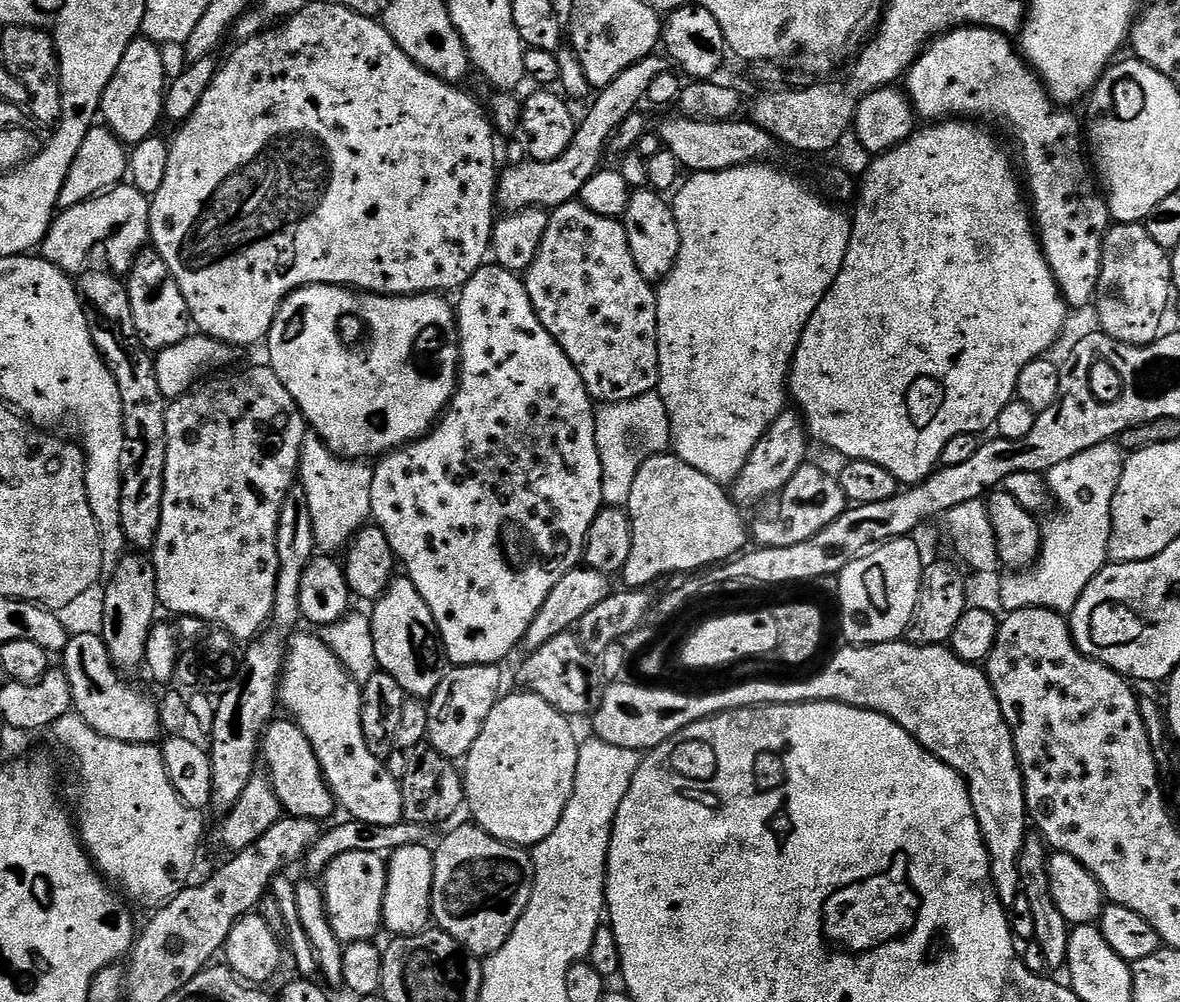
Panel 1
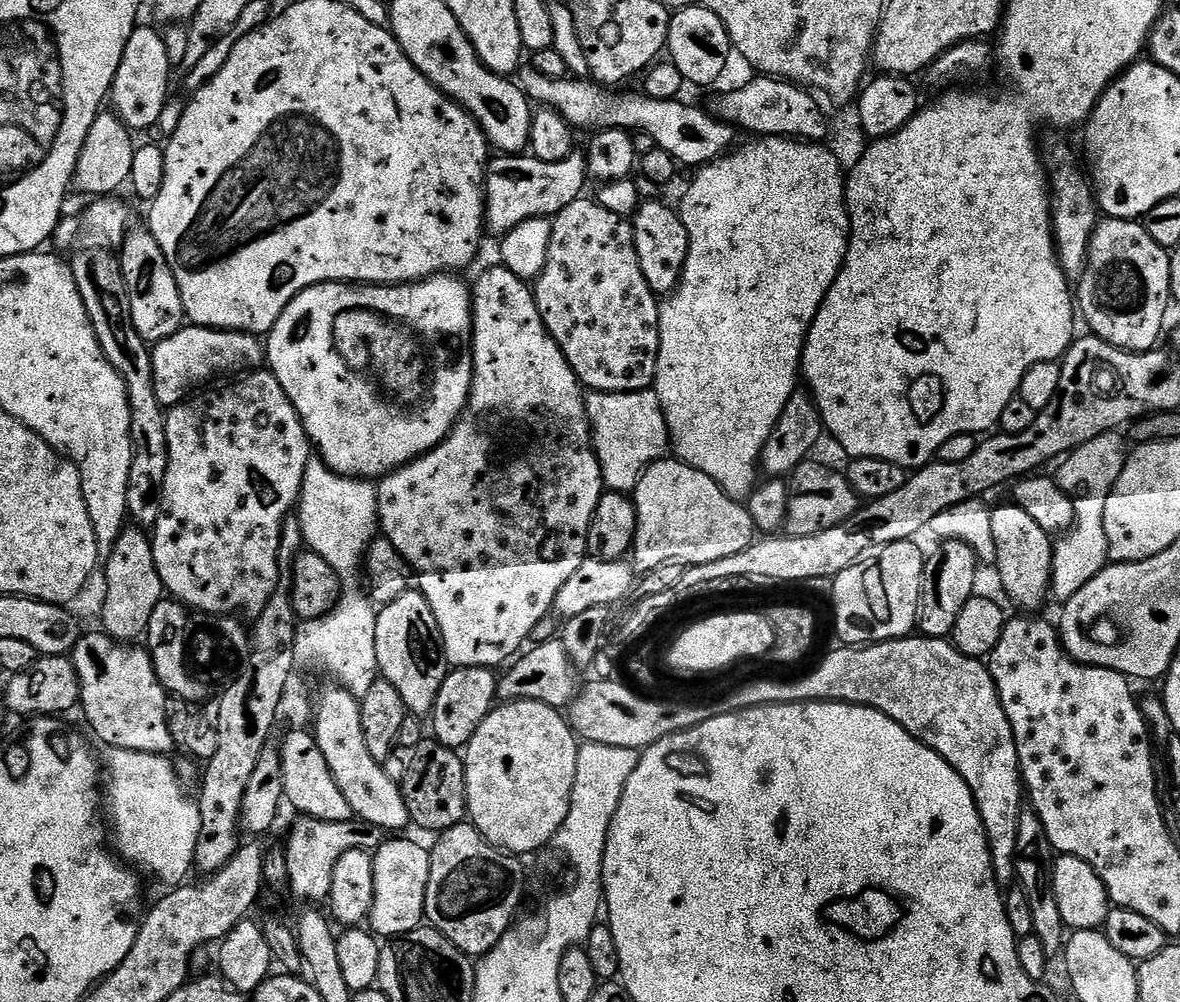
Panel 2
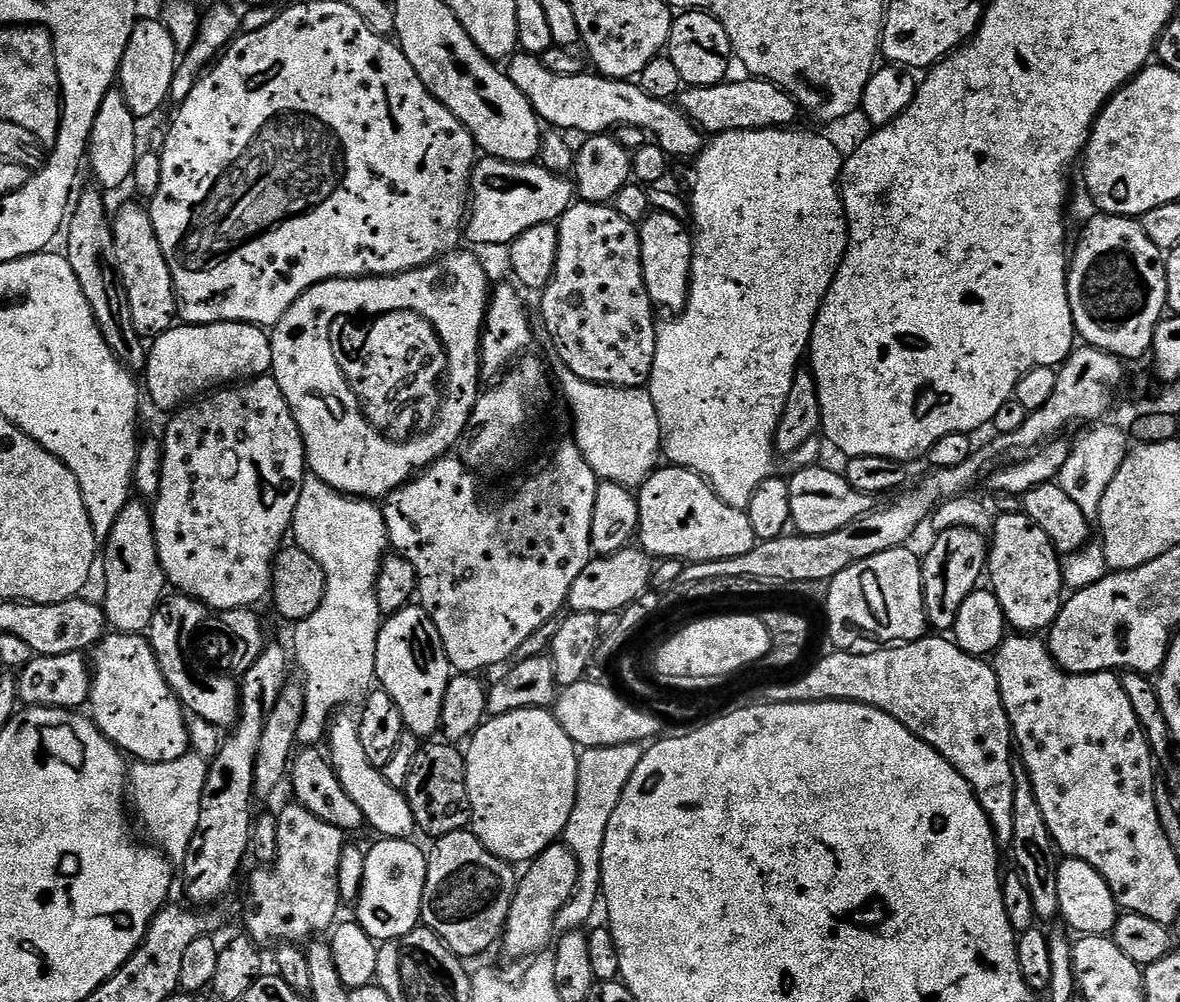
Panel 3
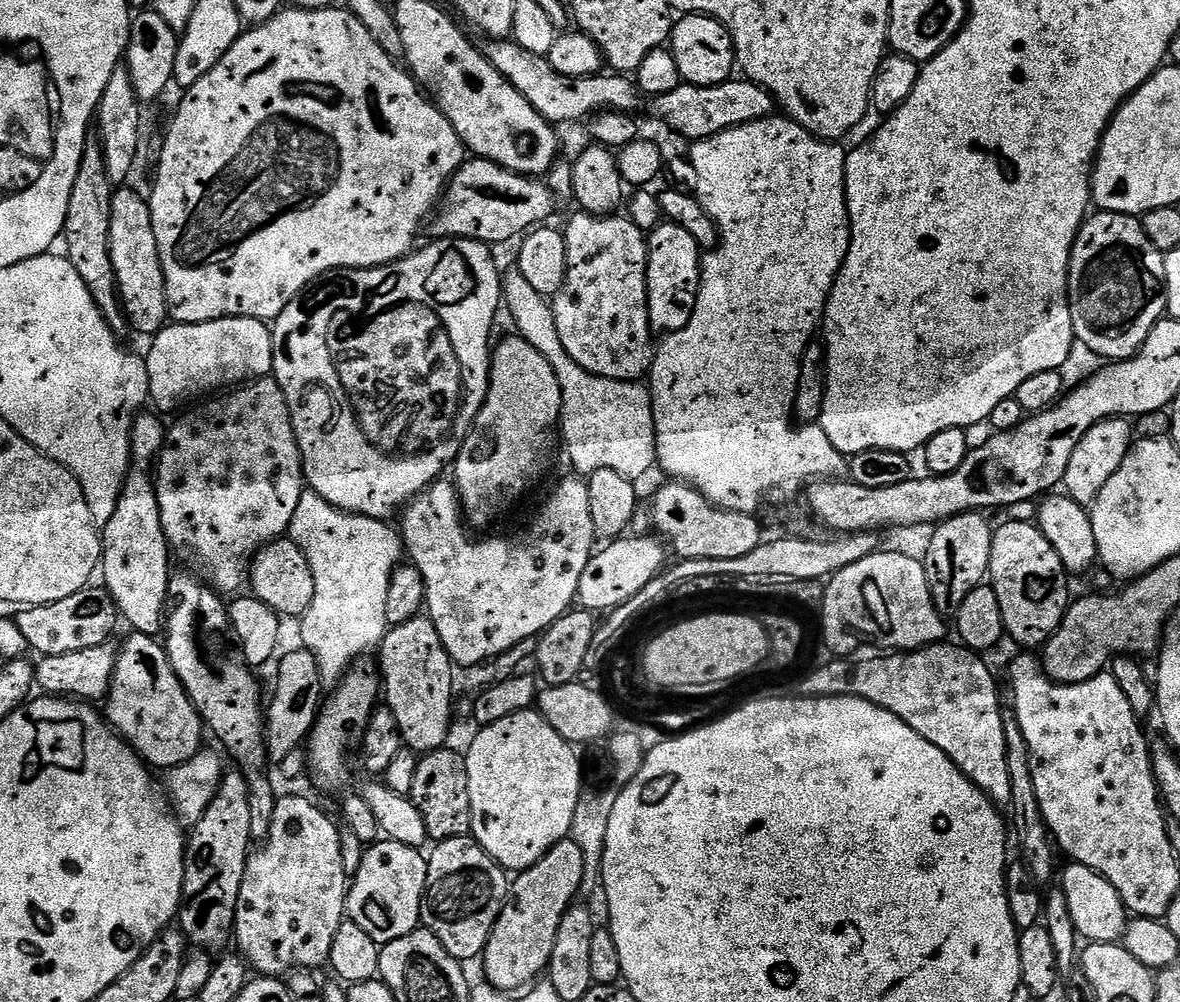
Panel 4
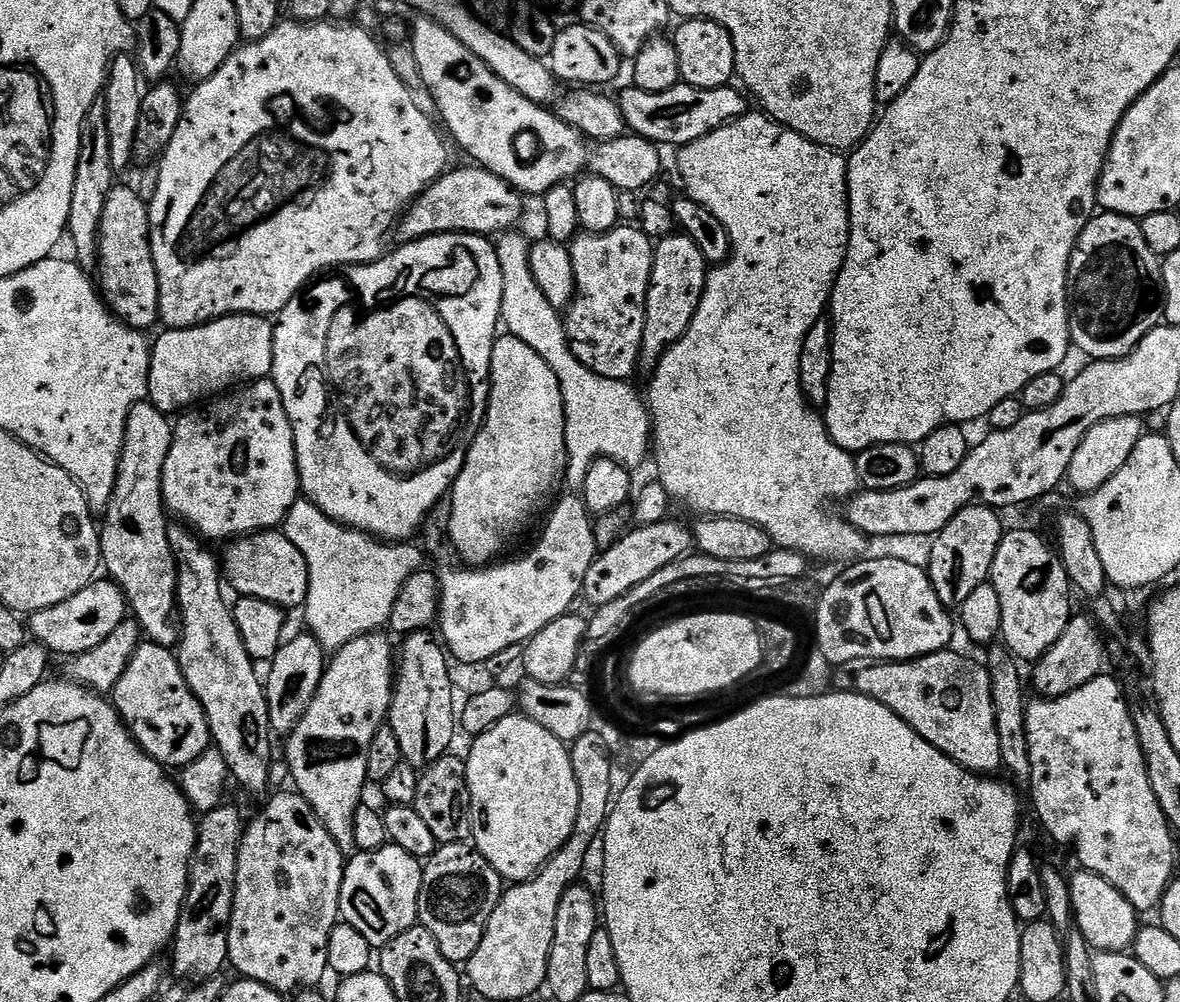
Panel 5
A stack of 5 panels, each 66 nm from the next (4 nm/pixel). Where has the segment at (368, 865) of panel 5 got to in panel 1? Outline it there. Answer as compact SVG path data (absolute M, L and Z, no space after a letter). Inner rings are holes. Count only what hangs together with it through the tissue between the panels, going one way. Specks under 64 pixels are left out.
M427 843L415 844L398 848L387 857L388 881L386 882L386 898L382 906L384 915L383 927L392 931L393 937L416 936L429 927L432 920L432 887L434 886L434 862L432 861L434 852Z

